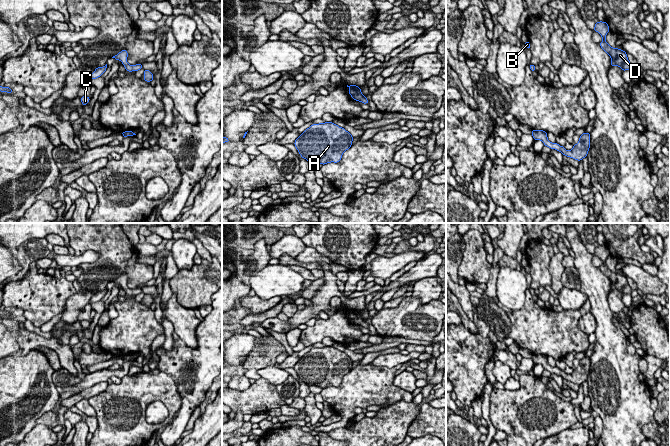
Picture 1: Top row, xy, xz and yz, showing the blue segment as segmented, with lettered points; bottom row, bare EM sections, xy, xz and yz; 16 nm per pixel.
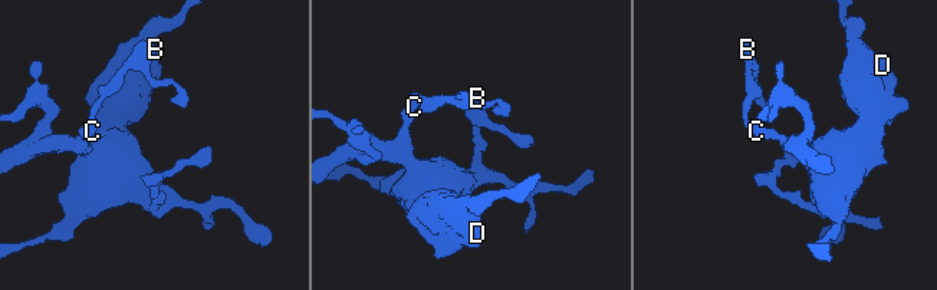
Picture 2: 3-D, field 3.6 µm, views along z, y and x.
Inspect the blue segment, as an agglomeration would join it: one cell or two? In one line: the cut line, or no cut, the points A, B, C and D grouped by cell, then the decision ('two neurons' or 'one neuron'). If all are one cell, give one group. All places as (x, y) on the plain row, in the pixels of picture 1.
cut none; groups A B C D; one neuron

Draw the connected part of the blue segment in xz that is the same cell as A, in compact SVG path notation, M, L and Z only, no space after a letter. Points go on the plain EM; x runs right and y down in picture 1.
M332 346L313 348L294 366L302 382L322 389L338 387L352 369L353 361Z

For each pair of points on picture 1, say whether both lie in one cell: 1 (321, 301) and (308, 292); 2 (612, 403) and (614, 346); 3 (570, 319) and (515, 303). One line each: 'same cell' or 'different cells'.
1: different cells
2: same cell
3: different cells

